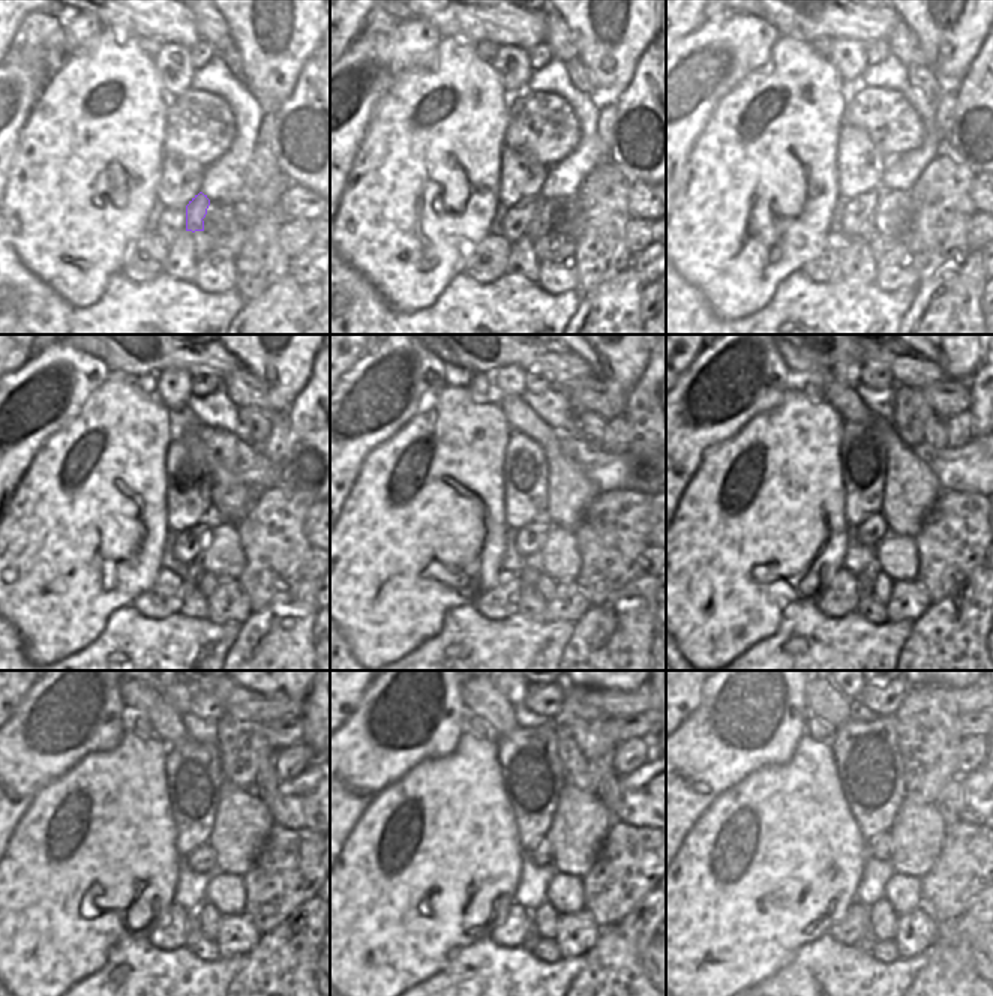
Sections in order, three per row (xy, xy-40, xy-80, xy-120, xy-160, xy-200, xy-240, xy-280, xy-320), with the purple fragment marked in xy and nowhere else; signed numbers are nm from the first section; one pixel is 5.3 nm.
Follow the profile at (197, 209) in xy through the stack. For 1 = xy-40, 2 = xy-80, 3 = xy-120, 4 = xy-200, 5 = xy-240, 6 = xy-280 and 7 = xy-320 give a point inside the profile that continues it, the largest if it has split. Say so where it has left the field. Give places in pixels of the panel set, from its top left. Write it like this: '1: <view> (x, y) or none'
1: xy-40 (543, 221)
2: xy-80 (869, 231)
3: xy-120 (195, 570)
4: xy-200 (866, 579)
5: xy-240 (194, 933)
6: xy-280 (531, 936)
7: xy-320 (867, 939)

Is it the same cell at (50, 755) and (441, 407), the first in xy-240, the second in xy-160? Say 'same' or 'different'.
different

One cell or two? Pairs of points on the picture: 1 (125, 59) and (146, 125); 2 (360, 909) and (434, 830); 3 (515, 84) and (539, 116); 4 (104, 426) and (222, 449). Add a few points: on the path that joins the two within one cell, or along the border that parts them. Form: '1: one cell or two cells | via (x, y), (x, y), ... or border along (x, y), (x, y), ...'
1: one cell | via (125, 75), (129, 87), (131, 108)
2: one cell | via (381, 893), (423, 851)
3: two cells | border along (527, 89), (513, 93)
4: two cells | border along (177, 426), (176, 437)

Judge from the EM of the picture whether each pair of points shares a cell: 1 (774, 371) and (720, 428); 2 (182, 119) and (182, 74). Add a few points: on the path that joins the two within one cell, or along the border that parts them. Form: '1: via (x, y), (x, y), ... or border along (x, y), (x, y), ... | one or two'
1: via (771, 386), (746, 411), (737, 416) | one
2: border along (191, 89), (176, 98) | two

